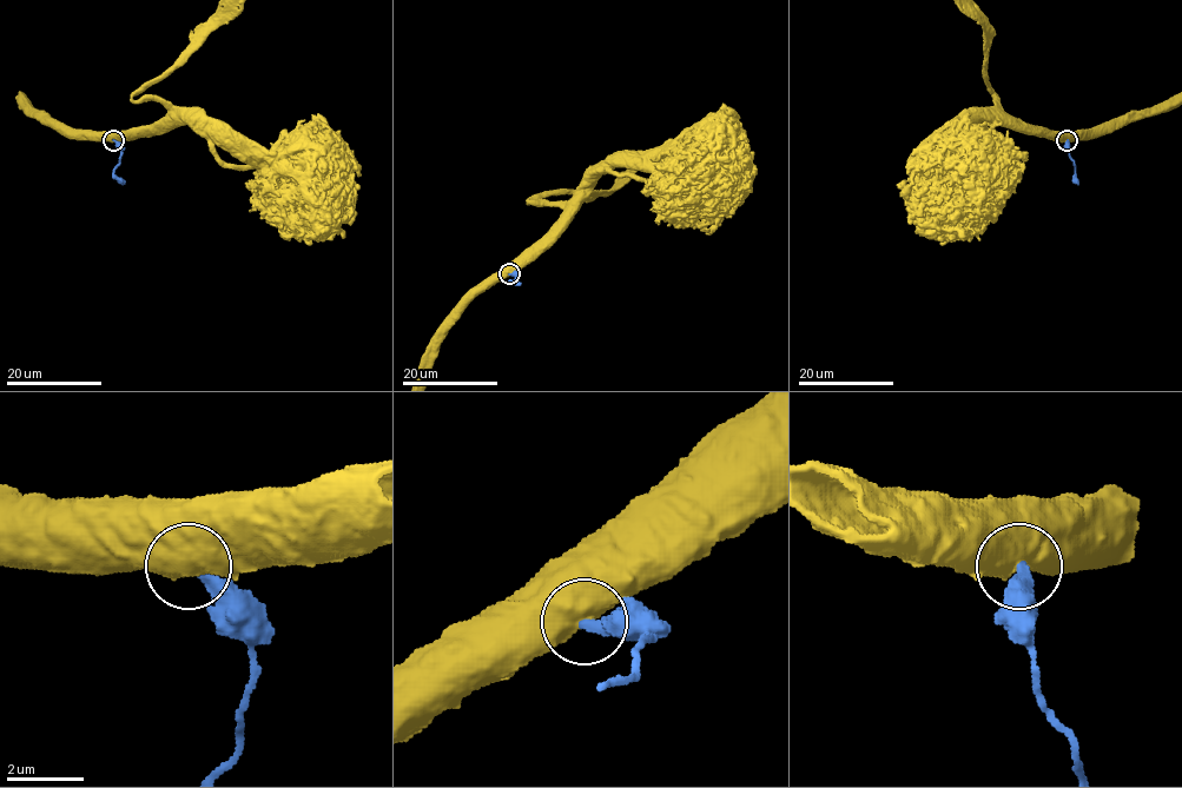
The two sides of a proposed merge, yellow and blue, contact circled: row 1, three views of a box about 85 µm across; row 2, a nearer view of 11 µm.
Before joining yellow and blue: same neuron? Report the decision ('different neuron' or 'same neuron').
different neuron

